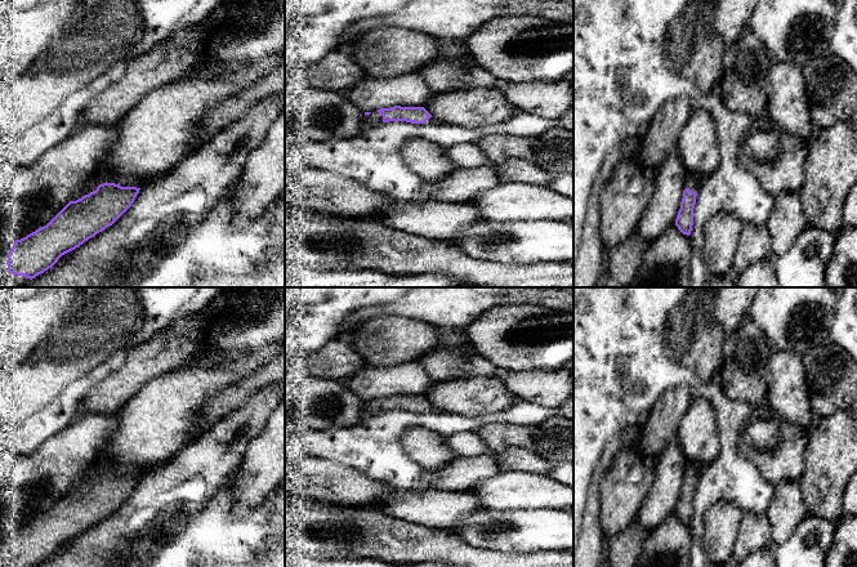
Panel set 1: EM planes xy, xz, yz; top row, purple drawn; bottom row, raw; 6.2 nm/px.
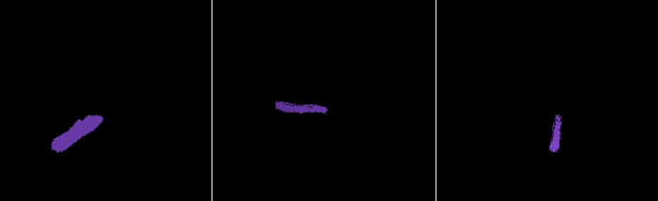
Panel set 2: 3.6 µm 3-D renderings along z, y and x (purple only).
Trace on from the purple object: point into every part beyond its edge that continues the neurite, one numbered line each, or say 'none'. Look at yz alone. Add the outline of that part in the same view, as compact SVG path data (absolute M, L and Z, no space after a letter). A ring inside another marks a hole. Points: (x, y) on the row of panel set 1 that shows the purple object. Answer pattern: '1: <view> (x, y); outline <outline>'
1: yz (692, 181); outline M687 174L684 178L684 189L689 188L692 192L697 192L704 178L698 174Z

